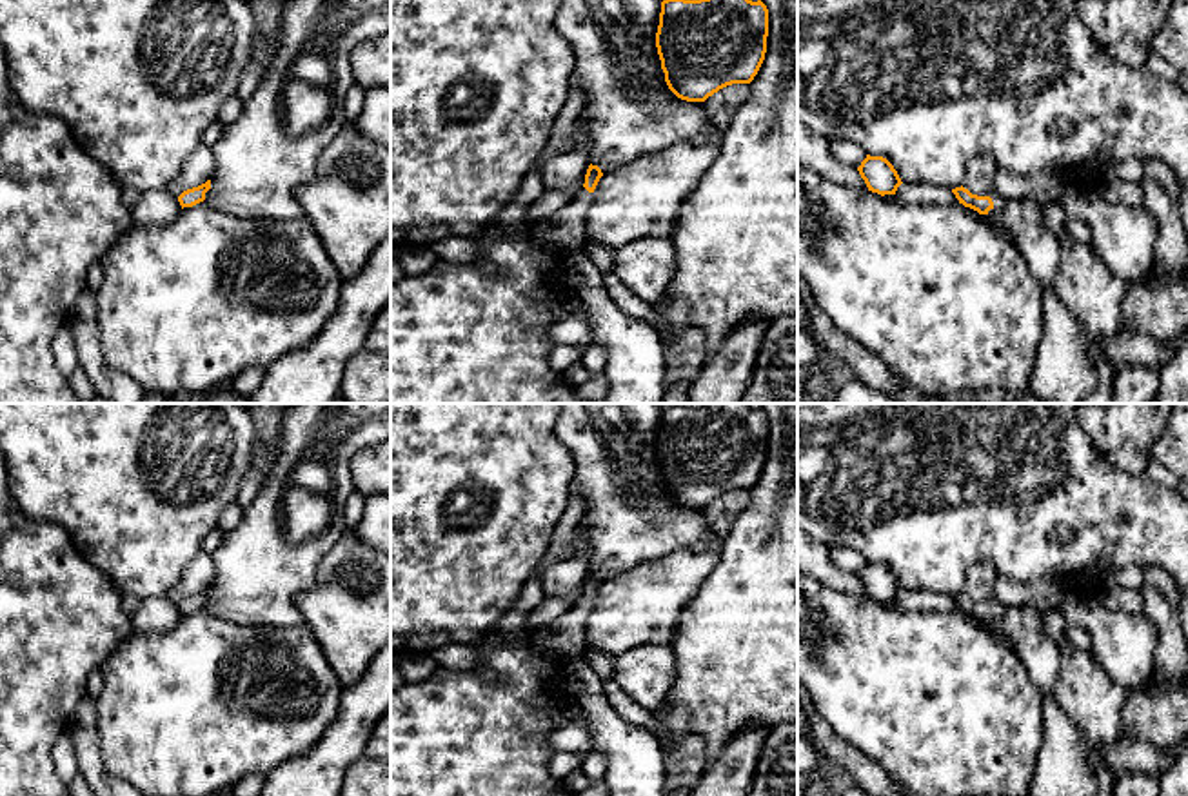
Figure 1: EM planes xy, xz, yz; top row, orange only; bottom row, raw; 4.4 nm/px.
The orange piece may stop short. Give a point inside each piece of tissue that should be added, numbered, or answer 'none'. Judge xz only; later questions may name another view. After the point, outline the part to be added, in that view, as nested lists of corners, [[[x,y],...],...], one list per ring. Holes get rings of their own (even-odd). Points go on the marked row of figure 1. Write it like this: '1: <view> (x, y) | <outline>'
1: xz (569, 233) | [[[583,187],[578,196],[552,216],[554,227],[549,233],[549,238],[569,258],[576,254],[587,240],[585,218],[592,202],[594,193],[589,193]]]

